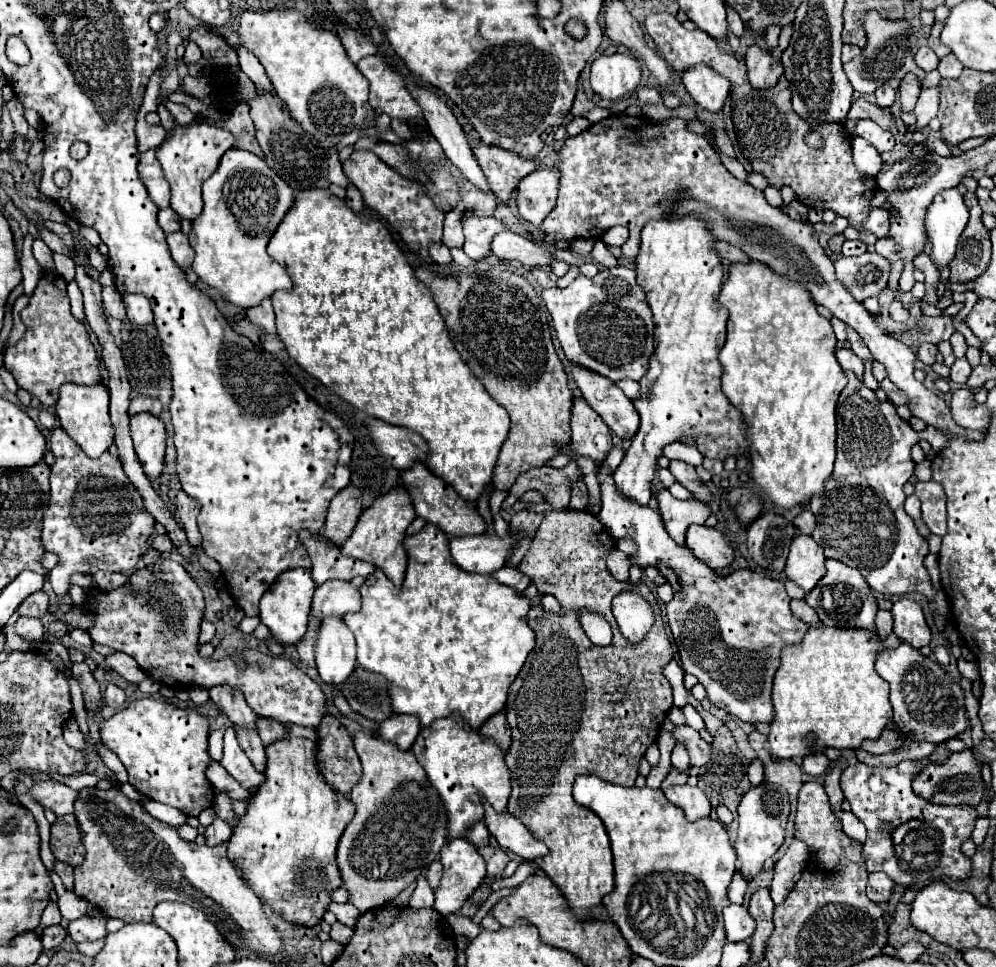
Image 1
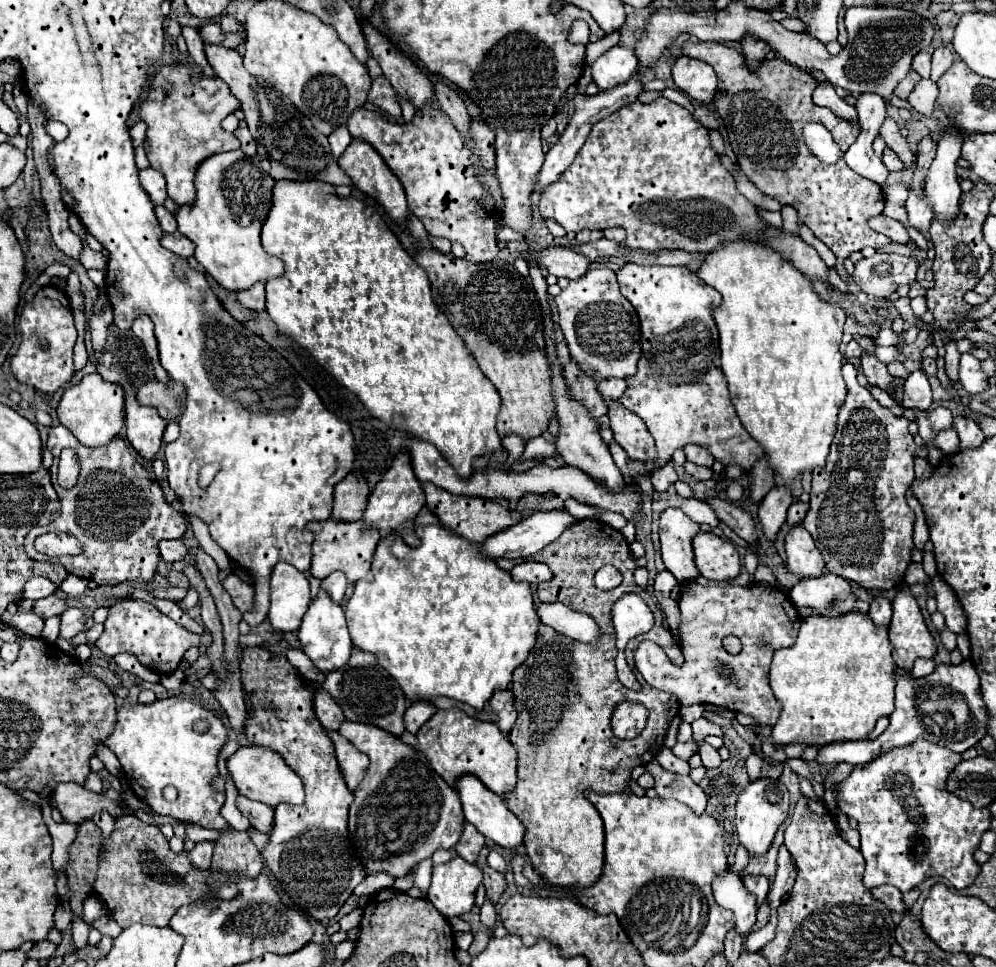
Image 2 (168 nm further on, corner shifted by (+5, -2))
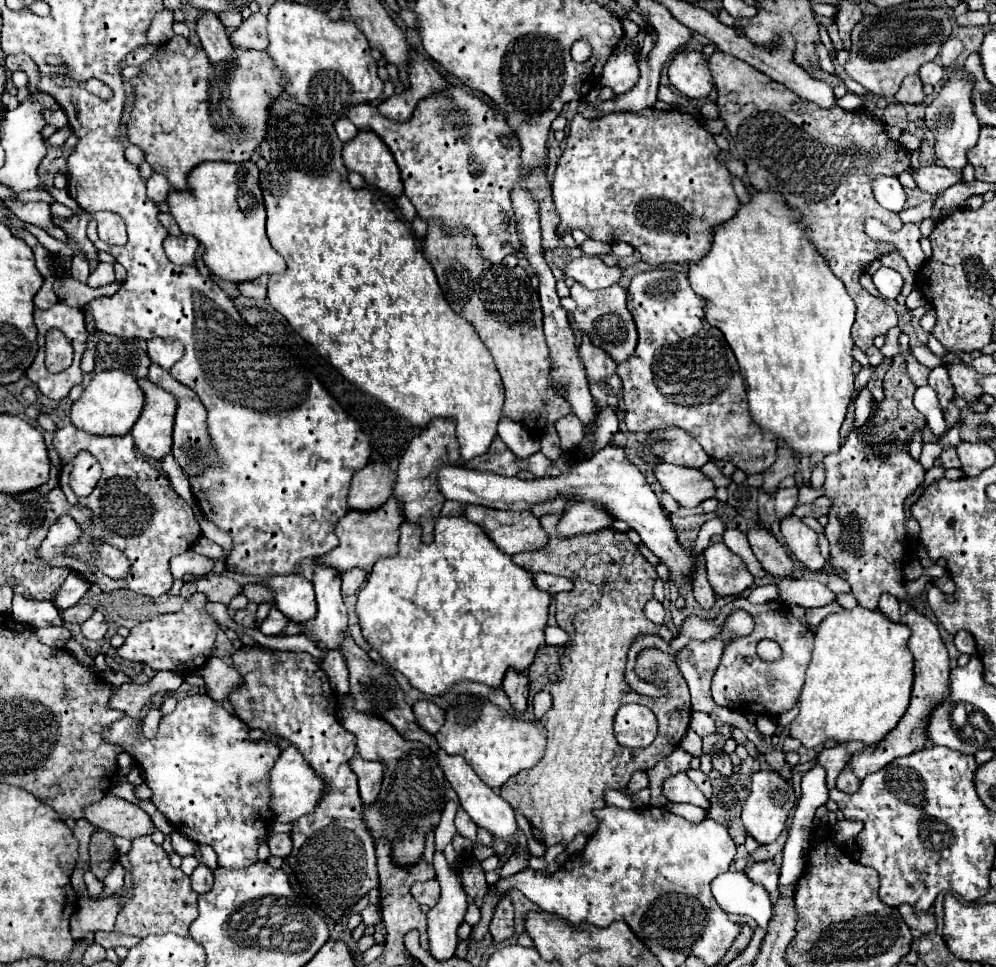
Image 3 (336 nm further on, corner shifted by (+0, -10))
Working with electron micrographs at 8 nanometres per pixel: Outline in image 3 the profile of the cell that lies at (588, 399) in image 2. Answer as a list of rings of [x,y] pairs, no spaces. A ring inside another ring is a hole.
[[[582,336],[580,358],[586,366],[586,376],[598,382],[606,380],[606,376],[616,372],[616,362],[602,348],[596,348],[588,336]]]

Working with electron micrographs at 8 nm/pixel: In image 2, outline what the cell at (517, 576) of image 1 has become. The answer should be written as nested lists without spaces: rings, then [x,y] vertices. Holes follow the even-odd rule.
[[[521,562],[511,570],[511,578],[515,582],[529,582],[529,584],[535,584],[535,586],[539,582],[549,580],[551,576],[553,576],[551,570],[541,562]]]

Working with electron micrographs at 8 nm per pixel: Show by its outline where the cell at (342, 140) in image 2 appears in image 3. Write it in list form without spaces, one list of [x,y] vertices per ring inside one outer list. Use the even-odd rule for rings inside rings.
[[[346,118],[346,120],[338,120],[338,122],[336,122],[336,132],[338,132],[338,138],[340,138],[342,142],[346,142],[346,140],[350,140],[352,136],[356,136],[358,128]]]

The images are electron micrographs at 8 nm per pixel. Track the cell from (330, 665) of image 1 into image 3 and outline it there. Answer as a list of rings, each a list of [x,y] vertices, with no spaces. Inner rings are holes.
[[[316,564],[312,584],[318,600],[318,614],[310,622],[312,638],[326,650],[340,648],[348,626],[348,614],[340,594],[340,572],[326,564]]]

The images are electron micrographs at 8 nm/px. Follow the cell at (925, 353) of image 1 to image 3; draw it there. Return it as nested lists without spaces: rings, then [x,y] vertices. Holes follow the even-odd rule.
[[[936,366],[936,368],[930,372],[928,384],[938,392],[940,406],[942,406],[942,410],[946,410],[948,404],[950,404],[950,400],[956,396],[956,392],[954,392],[954,388],[952,388],[952,382],[950,382],[950,376],[948,376],[948,368],[946,368],[946,366]]]

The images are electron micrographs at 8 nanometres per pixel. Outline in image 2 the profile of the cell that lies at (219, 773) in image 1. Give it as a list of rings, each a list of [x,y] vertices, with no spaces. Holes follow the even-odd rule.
[[[237,790],[237,808],[241,810],[241,814],[245,814],[251,822],[251,826],[255,826],[257,830],[261,832],[269,832],[271,830],[271,824],[273,824],[273,808],[267,806],[267,804],[261,804],[261,802],[253,802],[251,798],[239,794]]]

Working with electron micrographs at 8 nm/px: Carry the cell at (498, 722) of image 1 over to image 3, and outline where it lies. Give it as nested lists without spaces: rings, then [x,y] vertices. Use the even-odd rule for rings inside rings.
[[[506,672],[502,688],[506,690],[516,714],[524,714],[528,700],[528,674],[526,672]]]

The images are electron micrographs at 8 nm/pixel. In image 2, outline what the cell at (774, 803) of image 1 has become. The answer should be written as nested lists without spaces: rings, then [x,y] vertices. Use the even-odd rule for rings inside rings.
[[[761,778],[761,780],[751,782],[739,794],[739,800],[737,800],[735,832],[737,832],[739,844],[745,846],[751,856],[763,856],[763,854],[767,854],[777,828],[787,818],[787,810],[789,810],[789,792],[787,792],[787,788],[779,780]]]

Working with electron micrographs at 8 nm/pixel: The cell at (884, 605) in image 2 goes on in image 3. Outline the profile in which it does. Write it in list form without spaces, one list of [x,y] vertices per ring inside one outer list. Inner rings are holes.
[[[884,594],[882,598],[880,598],[880,604],[878,604],[878,608],[890,618],[890,620],[896,620],[896,622],[900,622],[900,602],[896,600],[896,596],[892,596],[892,594]]]

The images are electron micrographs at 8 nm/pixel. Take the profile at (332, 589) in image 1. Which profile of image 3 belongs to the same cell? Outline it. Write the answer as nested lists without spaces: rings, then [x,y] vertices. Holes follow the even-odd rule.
[[[352,568],[342,574],[342,594],[350,596],[360,590],[360,586],[366,582],[368,572],[360,572],[360,568]]]

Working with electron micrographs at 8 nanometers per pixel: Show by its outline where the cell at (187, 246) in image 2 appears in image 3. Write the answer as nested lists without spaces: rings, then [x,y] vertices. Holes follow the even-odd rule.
[[[168,236],[164,240],[166,256],[174,264],[194,264],[194,254],[198,248],[198,240],[194,236]]]

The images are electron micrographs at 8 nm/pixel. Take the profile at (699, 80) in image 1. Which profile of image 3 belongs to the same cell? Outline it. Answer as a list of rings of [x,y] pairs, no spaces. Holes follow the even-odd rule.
[[[674,56],[668,66],[670,84],[686,98],[706,100],[714,82],[702,56]]]

